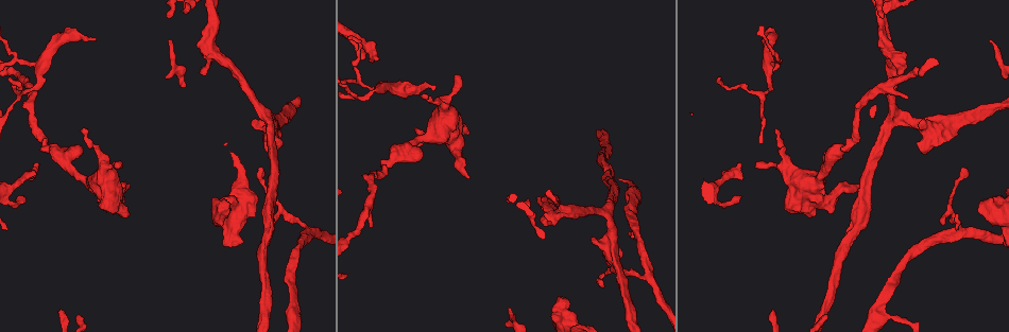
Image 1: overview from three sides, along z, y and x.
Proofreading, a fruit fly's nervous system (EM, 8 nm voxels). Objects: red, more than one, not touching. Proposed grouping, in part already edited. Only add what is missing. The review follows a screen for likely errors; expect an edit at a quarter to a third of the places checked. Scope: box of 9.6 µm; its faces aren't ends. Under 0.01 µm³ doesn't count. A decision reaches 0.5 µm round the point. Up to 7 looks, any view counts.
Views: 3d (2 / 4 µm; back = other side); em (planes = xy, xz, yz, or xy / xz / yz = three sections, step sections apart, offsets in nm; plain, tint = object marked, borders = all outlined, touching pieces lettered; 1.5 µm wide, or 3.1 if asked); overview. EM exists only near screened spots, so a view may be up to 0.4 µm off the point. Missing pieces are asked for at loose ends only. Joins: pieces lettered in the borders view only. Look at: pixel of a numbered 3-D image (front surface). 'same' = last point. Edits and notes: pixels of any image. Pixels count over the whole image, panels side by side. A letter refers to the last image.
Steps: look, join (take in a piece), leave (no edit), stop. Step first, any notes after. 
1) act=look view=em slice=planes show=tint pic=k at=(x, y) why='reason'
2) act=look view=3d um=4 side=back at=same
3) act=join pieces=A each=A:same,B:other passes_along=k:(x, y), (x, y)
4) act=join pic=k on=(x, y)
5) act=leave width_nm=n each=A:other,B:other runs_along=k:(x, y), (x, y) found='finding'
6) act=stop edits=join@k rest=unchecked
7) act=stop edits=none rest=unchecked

act=look view=em um=3.1 slice=planes show=borders pic=1 at=(789, 211) why='free end'

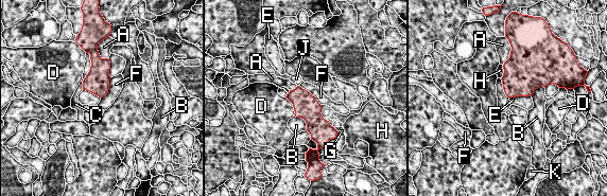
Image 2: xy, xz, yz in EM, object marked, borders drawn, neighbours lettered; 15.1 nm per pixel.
act=leave width_nm=280 each=A:other,B:other,C:other,D:other,E:other,F:other,G:other,H:other,J:other,K:other border=2:(299, 85), (308, 90), (321, 105) found='none of them fits'

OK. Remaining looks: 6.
act=look view=3d um=2 pic=1 at=(361, 58) why='branch stops here'

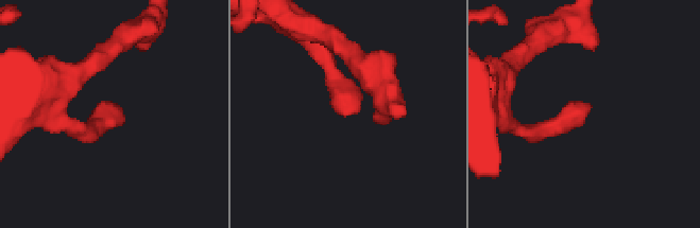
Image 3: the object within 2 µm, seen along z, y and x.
act=look view=em slice=planes show=borders pic=3 at=(120, 111) why='shape alone is not enough'

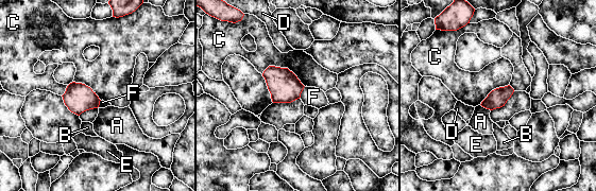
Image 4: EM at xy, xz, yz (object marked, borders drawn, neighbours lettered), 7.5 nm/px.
act=leave longest_contact=C:340nm each=A:other,B:other,C:other,D:other,E:other,F:other found='no lettered piece goes on from it'

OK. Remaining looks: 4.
act=look view=3d um=2 pic=1 at=(169, 17) why='branch stops here'

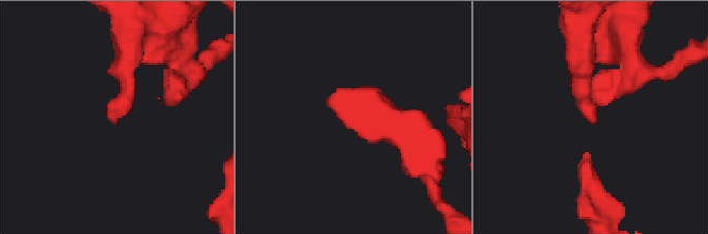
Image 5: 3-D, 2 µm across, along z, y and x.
act=look view=em slice=xz step=8 show=tint pic=5 at=(591, 121)

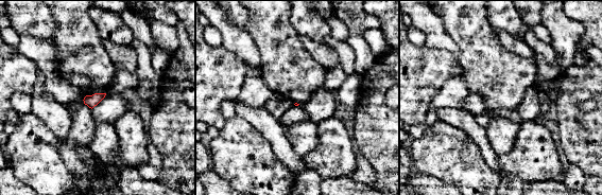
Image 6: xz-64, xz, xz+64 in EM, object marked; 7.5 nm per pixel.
act=look view=em slice=planes show=borders at=same

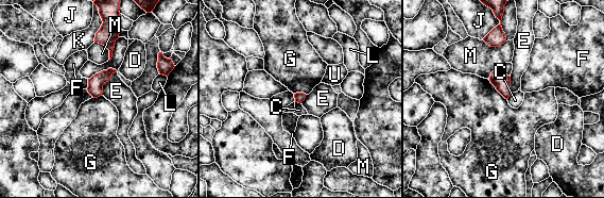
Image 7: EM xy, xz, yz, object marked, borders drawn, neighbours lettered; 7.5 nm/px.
act=leave each=C:other,D:other,E:other,F:other,G:other,J:other,K:other,L:other,M:other,U:other border=7:(488, 80), (506, 99) found='no lettered piece goes on from it'

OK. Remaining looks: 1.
act=stop edits=none rest=unchecked

